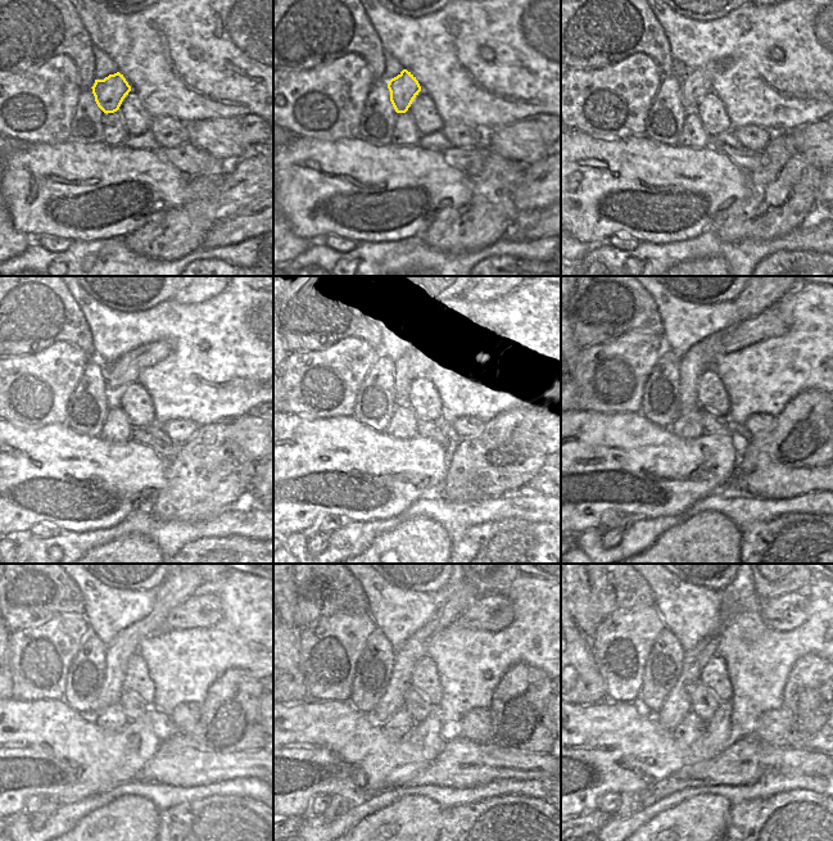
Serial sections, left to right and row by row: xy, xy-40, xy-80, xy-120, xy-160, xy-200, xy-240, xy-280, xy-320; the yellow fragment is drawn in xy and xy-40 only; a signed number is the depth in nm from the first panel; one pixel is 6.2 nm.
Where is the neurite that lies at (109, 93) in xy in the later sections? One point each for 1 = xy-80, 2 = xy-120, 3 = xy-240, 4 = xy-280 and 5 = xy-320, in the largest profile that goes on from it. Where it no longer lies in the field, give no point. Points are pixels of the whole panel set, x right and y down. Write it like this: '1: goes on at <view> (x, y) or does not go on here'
1: goes on at xy-80 (696, 84)
2: goes on at xy-120 (125, 371)
3: goes on at xy-240 (203, 609)
4: goes on at xy-280 (493, 611)
5: goes on at xy-320 (782, 614)

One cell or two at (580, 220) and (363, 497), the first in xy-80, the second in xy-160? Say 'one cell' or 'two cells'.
one cell

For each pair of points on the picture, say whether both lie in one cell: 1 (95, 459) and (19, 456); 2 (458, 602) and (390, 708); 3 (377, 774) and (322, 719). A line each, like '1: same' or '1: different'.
1: same
2: same
3: same

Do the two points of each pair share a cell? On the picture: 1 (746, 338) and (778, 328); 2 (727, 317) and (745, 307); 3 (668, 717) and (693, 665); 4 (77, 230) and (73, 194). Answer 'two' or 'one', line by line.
1: one
2: two
3: one
4: one

